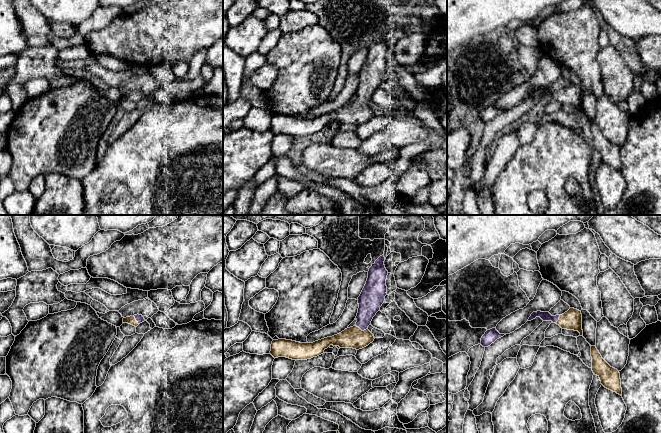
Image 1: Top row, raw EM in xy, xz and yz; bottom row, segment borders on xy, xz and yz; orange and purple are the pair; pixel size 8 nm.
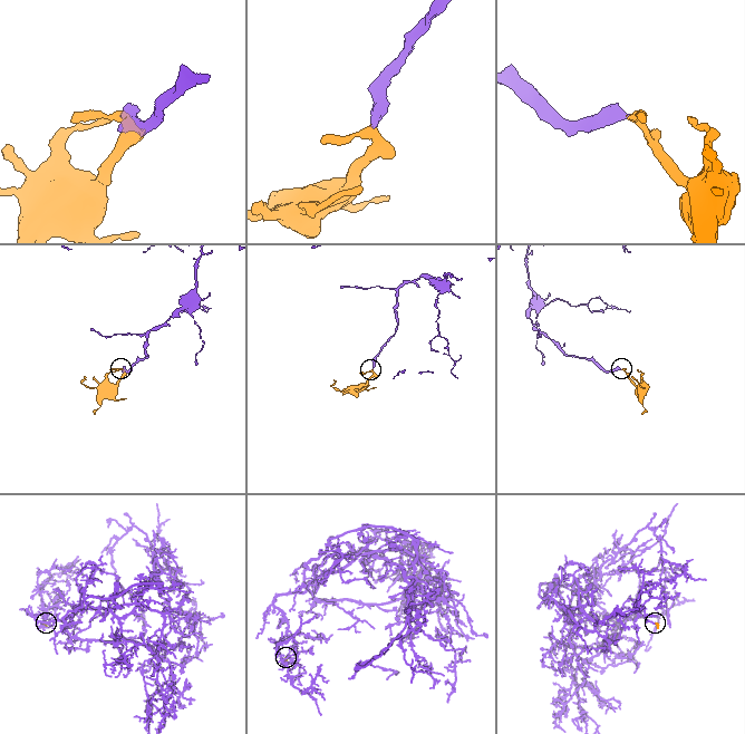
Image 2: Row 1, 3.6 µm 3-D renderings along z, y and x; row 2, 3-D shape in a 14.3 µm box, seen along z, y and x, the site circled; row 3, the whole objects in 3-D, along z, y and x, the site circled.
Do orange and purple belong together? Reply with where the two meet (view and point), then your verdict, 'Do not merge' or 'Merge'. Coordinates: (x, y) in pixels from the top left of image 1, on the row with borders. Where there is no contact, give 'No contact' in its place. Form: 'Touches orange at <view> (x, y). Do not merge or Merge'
Touches orange at xz (360, 329). Merge

